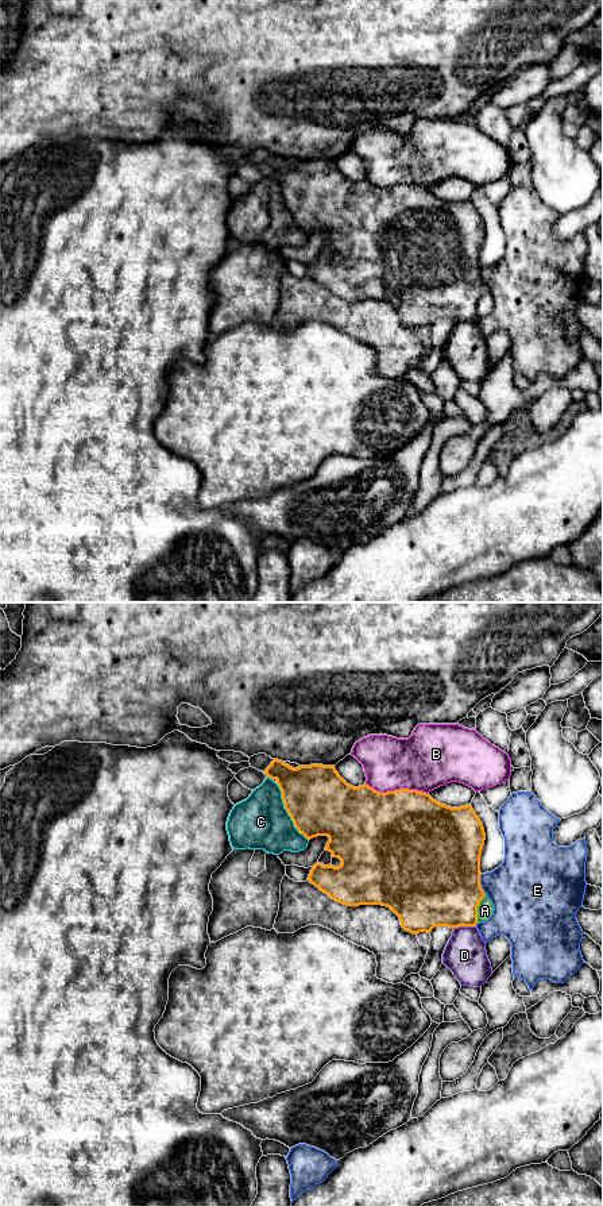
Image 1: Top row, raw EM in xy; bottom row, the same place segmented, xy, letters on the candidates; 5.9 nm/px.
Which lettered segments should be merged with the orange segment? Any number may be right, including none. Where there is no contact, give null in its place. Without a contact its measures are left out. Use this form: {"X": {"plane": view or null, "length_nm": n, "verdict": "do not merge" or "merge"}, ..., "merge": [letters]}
{"A": {"plane": "xy", "length_nm": 180, "verdict": "do not merge"}, "B": {"plane": "xy", "length_nm": 380, "verdict": "do not merge"}, "C": {"plane": "xy", "length_nm": 400, "verdict": "do not merge"}, "D": {"plane": "xy", "length_nm": 140, "verdict": "do not merge"}, "E": {"plane": "xy", "length_nm": 130, "verdict": "do not merge"}, "merge": []}

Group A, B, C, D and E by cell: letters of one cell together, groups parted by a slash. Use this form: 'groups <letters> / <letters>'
groups A / B / C / D / E

